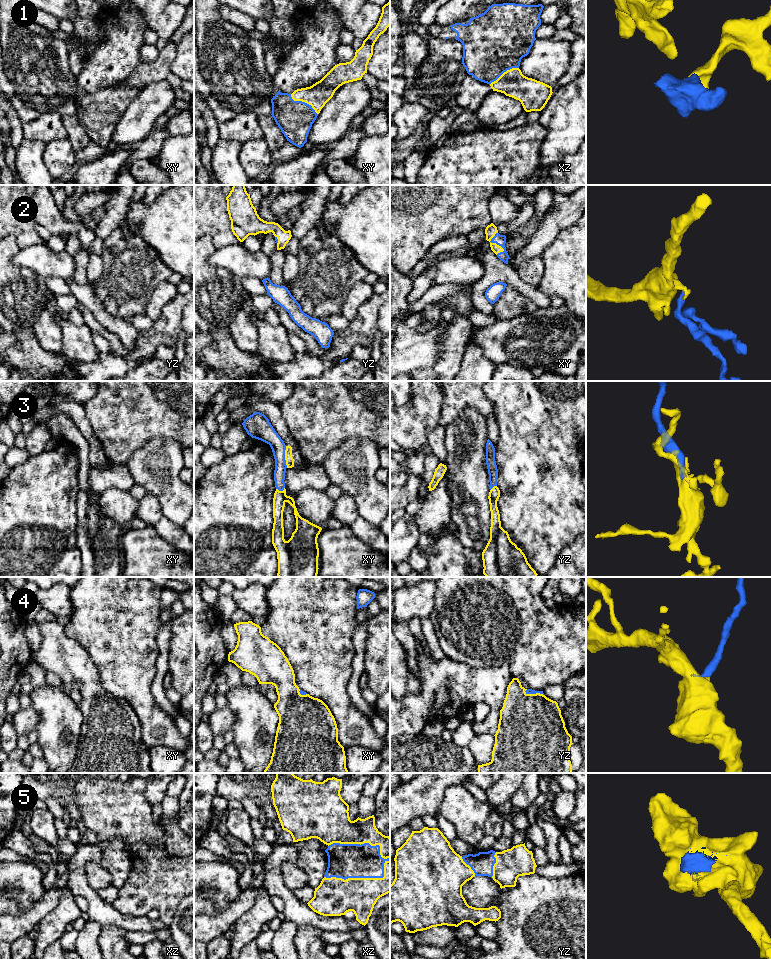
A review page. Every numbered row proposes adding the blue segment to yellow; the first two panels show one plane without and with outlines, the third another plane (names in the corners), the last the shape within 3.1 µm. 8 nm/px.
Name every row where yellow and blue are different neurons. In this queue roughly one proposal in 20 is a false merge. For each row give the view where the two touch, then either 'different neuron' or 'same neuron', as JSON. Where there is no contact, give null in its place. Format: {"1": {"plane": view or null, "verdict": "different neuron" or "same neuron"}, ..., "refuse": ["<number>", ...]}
{"1": {"plane": "xy", "verdict": "same neuron"}, "2": {"plane": "xy", "verdict": "same neuron"}, "3": {"plane": "xy", "verdict": "same neuron"}, "4": {"plane": "yz", "verdict": "same neuron"}, "5": {"plane": "xz", "verdict": "same neuron"}, "refuse": []}

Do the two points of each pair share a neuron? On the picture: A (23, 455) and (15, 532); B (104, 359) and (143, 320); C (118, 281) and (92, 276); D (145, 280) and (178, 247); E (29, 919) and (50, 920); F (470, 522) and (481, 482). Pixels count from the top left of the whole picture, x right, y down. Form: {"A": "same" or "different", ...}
{"A": "different", "B": "different", "C": "different", "D": "different", "E": "different", "F": "same"}

